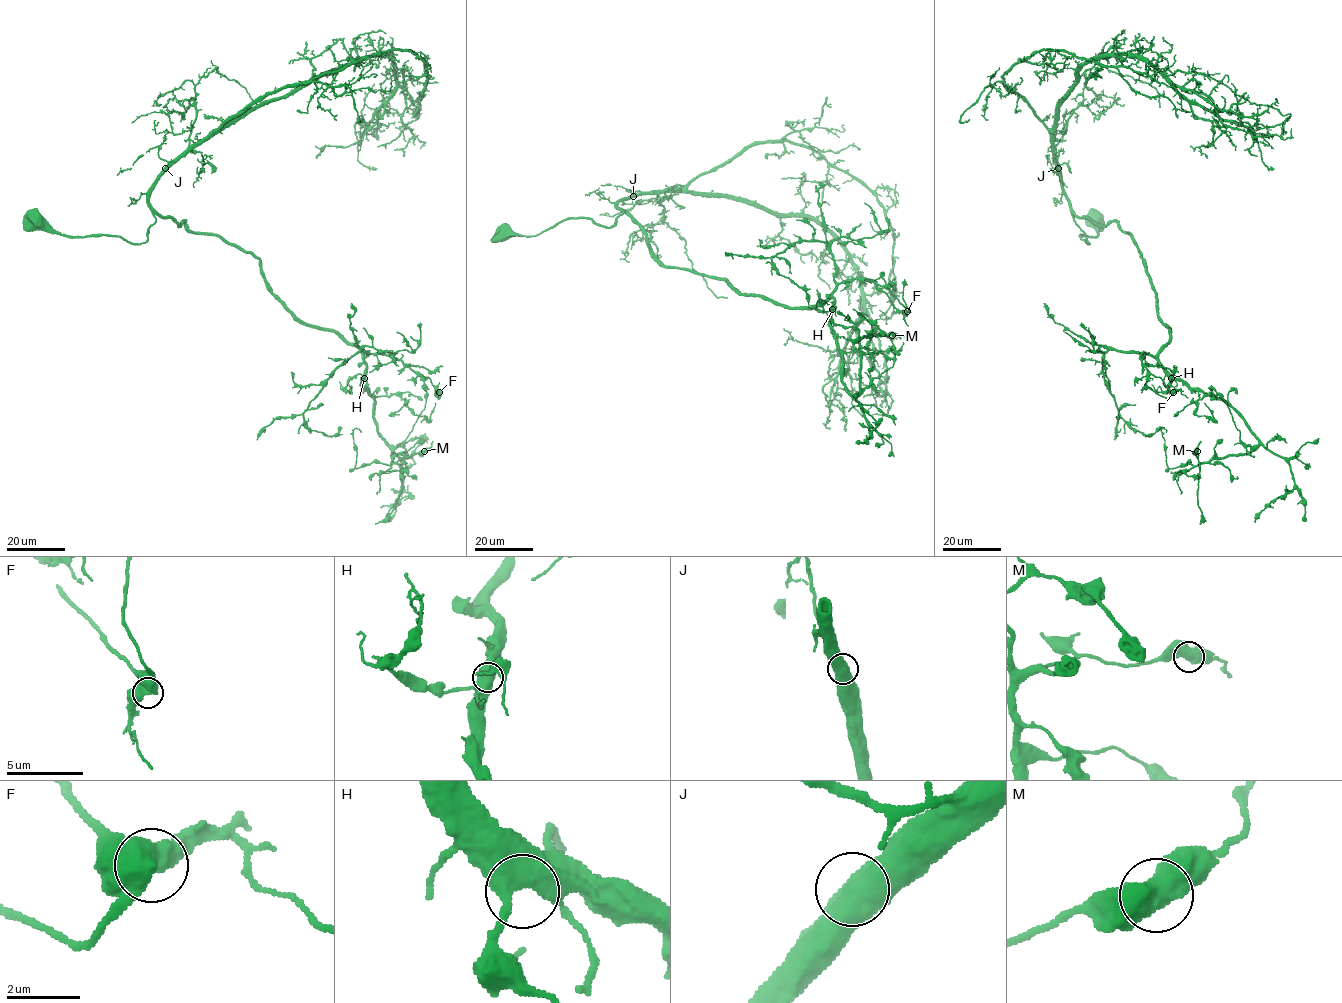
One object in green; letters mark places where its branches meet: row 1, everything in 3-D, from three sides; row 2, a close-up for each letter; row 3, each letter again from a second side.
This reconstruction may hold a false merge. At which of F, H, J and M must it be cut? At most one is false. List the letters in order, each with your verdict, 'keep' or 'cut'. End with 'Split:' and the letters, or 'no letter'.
F: keep
H: keep
J: keep
M: keep
Split: no letter

